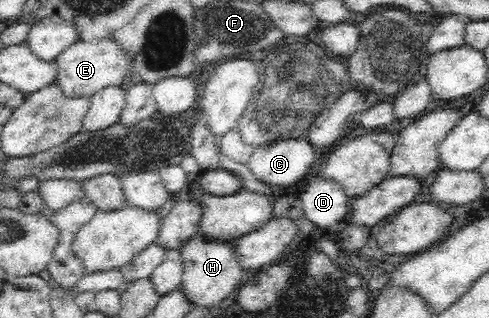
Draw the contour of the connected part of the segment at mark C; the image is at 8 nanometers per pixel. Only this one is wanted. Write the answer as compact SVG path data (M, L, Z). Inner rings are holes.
M303 136L255 146L246 165L264 184L290 187L308 175L315 159L315 148Z

